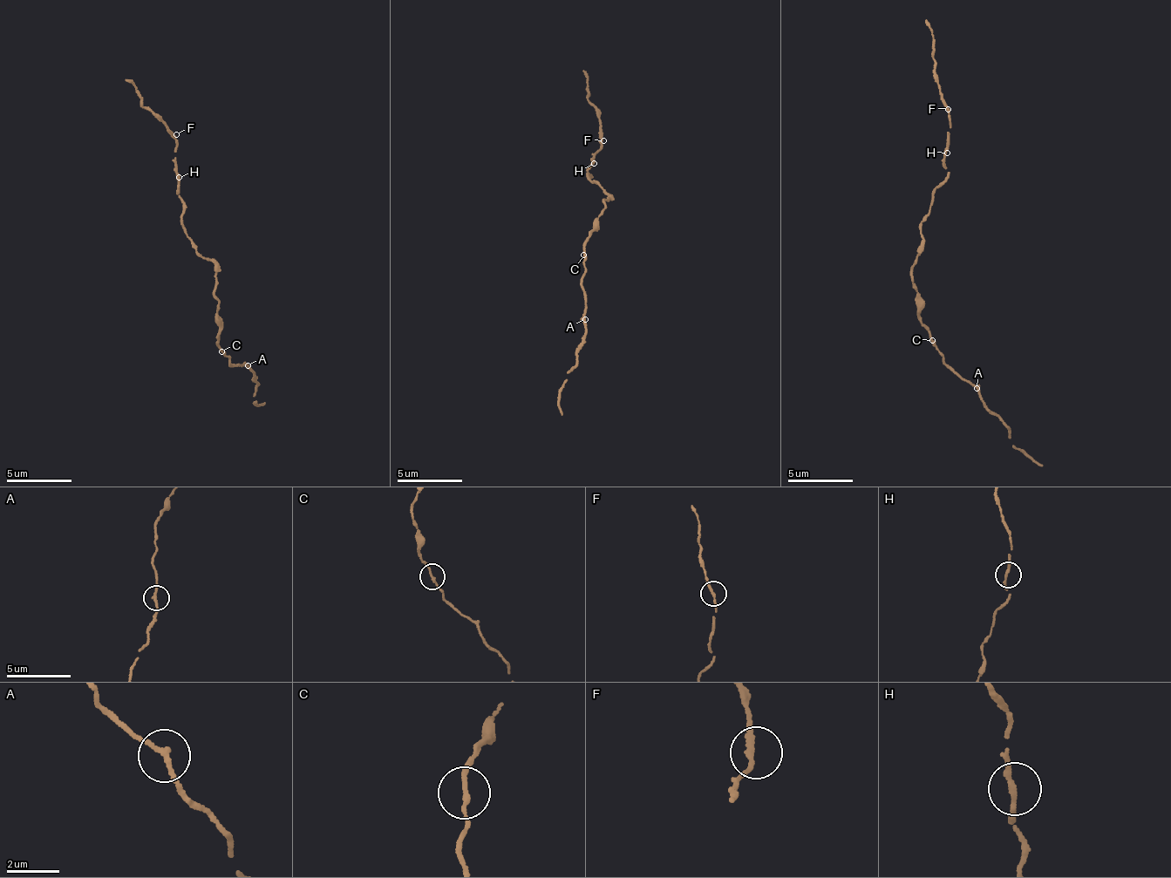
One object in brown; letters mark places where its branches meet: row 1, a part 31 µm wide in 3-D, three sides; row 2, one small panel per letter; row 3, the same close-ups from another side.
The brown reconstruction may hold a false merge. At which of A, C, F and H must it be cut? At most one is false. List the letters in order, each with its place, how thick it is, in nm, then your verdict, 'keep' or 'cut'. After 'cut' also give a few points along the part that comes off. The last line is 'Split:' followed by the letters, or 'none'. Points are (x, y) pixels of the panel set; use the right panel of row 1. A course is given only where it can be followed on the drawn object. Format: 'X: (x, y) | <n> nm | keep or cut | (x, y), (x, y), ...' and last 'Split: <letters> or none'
A: (976, 388) | 180 nm | keep
C: (932, 340) | 160 nm | keep
F: (948, 109) | 190 nm | keep
H: (947, 153) | 190 nm | keep
Split: none

